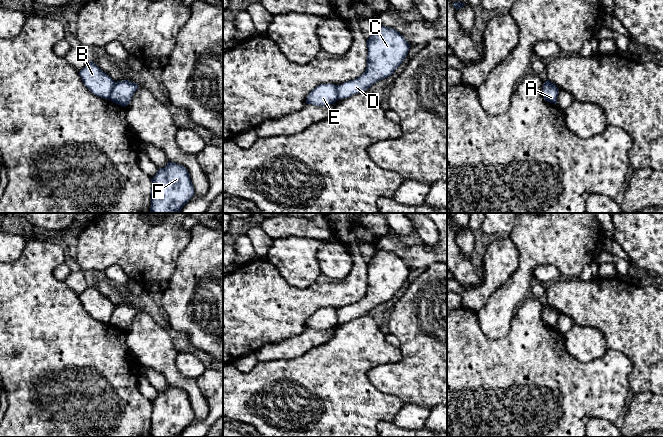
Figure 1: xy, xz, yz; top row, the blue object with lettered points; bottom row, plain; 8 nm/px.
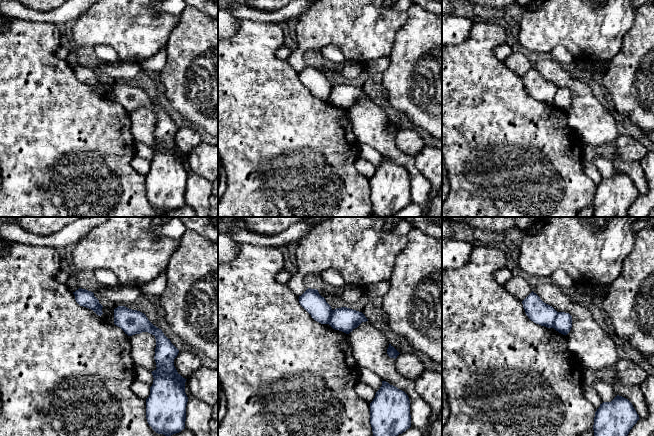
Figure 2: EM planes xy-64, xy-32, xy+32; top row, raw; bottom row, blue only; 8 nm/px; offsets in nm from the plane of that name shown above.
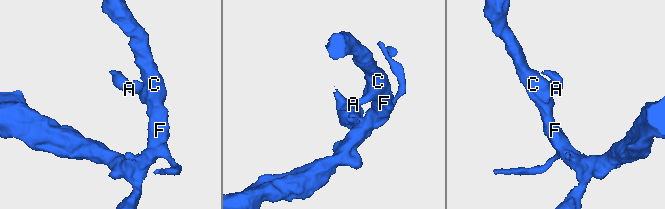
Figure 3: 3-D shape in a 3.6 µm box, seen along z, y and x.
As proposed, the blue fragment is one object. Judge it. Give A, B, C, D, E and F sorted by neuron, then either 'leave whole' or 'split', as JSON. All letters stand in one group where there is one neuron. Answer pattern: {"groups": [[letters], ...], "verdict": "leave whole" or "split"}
{"groups": [["A", "C", "D", "F"], ["B", "E"]], "verdict": "split"}

